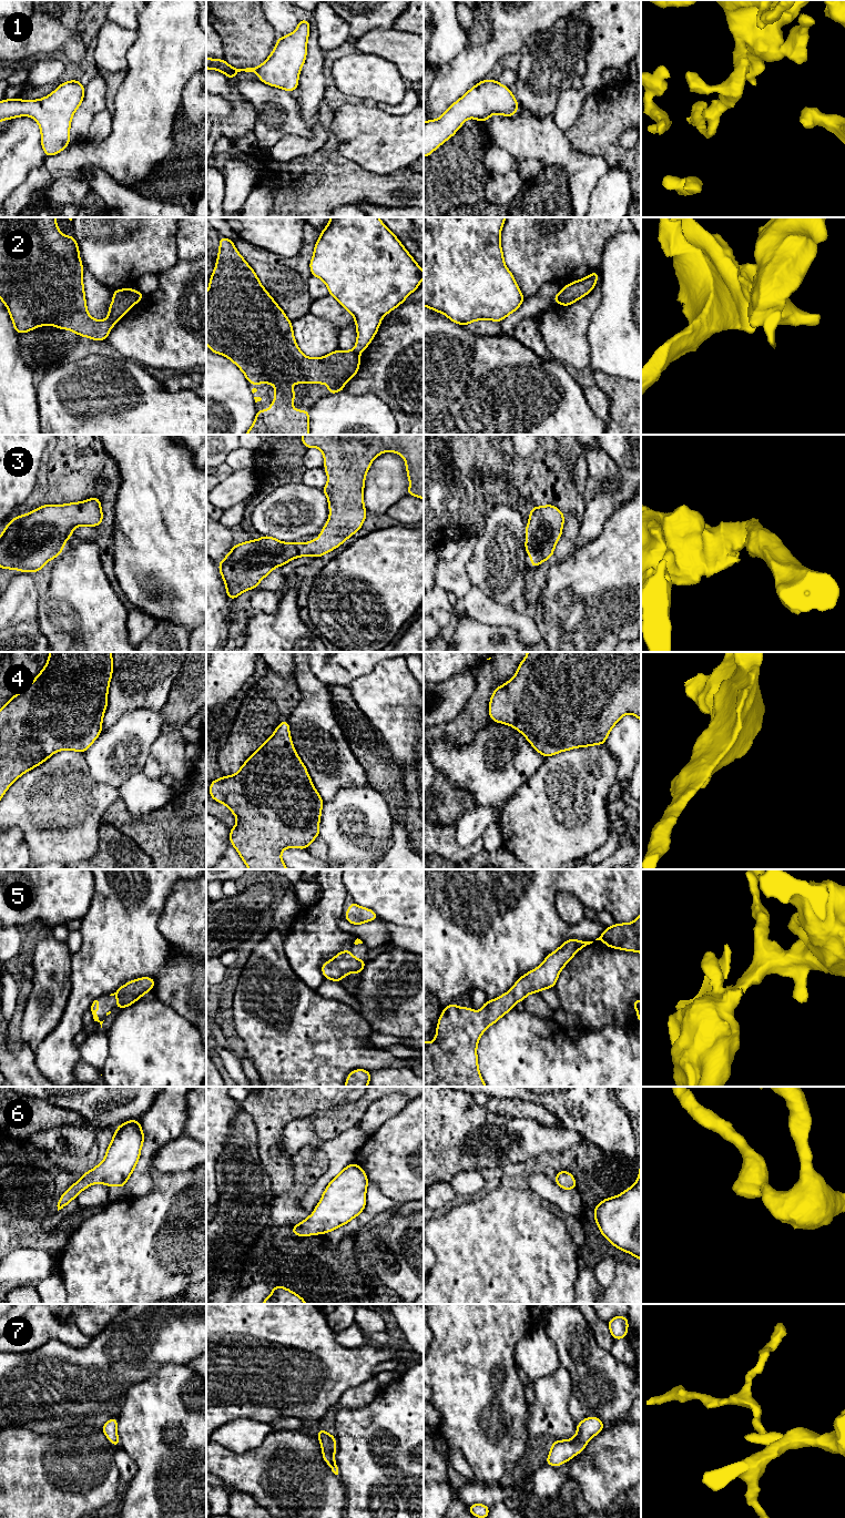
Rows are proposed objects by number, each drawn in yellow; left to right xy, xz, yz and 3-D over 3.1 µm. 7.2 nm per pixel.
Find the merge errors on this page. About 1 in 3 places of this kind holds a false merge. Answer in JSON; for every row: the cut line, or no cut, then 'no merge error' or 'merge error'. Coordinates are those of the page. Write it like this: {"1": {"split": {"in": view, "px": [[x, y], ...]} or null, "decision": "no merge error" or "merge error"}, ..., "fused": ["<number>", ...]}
{"1": {"split": null, "decision": "no merge error"}, "2": {"split": {"in": "xz", "px": [[352, 352], [358, 355]]}, "decision": "merge error"}, "3": {"split": null, "decision": "no merge error"}, "4": {"split": null, "decision": "no merge error"}, "5": {"split": null, "decision": "no merge error"}, "6": {"split": null, "decision": "no merge error"}, "7": {"split": null, "decision": "no merge error"}, "fused": ["2"]}

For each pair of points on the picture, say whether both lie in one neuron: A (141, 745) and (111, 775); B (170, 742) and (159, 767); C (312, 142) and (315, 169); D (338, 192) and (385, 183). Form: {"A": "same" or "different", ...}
{"A": "same", "B": "same", "C": "different", "D": "same"}

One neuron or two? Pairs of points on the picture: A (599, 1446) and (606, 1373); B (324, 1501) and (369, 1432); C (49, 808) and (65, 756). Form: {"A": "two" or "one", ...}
{"A": "two", "B": "two", "C": "one"}

